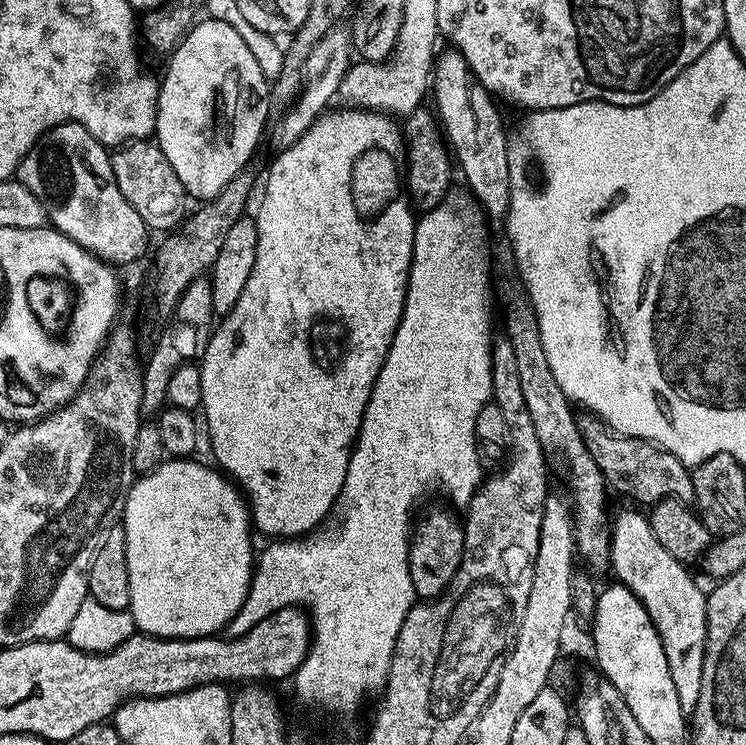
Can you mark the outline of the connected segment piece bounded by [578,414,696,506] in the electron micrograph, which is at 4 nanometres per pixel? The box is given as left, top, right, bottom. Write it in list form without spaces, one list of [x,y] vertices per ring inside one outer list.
[[[584,414],[578,420],[580,433],[598,466],[602,470],[609,489],[629,496],[637,505],[651,506],[660,500],[695,501],[694,482],[689,468],[665,448],[659,448],[651,440],[637,436],[624,436],[608,427],[599,416]]]

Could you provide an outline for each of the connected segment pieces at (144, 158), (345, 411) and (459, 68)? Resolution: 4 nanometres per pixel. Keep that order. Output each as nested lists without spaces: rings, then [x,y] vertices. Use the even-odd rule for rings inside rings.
[[[129,140],[128,143],[119,145],[111,153],[114,178],[118,182],[118,190],[142,214],[142,218],[148,223],[149,229],[160,231],[160,234],[168,234],[180,227],[189,215],[190,197],[186,186],[174,174],[174,166],[166,162],[166,154],[154,142],[148,140]]]
[[[347,106],[339,110],[341,112],[325,111],[310,126],[310,130],[306,130],[306,134],[294,142],[294,146],[275,153],[276,161],[268,168],[268,181],[264,184],[260,209],[254,212],[258,226],[258,258],[254,258],[254,270],[250,270],[242,298],[238,298],[234,310],[230,310],[215,325],[204,355],[198,361],[202,374],[202,413],[208,423],[206,440],[212,443],[211,459],[244,493],[255,531],[265,532],[268,538],[303,538],[315,533],[323,525],[320,523],[327,518],[328,511],[337,507],[374,382],[386,362],[386,354],[394,342],[394,334],[404,313],[408,275],[414,254],[417,217],[408,203],[401,165],[396,165],[396,160],[403,161],[406,156],[401,125],[391,115],[382,112]]]
[[[441,51],[434,61],[434,71],[430,81],[434,96],[436,92],[434,110],[443,127],[444,135],[454,151],[454,158],[458,163],[459,171],[460,168],[464,171],[464,180],[468,183],[469,188],[467,188],[467,191],[471,193],[476,203],[480,205],[489,221],[503,221],[508,215],[510,190],[512,189],[512,183],[510,182],[510,162],[512,157],[510,155],[510,147],[508,148],[508,136],[504,133],[504,120],[500,117],[499,110],[496,109],[497,101],[492,93],[487,92],[478,82],[474,70],[470,70],[466,58],[462,58],[462,54],[458,51],[447,51]]]

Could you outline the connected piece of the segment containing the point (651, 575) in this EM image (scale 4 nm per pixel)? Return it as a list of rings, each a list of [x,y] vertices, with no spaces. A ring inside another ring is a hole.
[[[635,507],[615,513],[612,526],[612,555],[610,568],[616,571],[615,579],[625,584],[646,606],[652,624],[662,638],[662,650],[666,650],[666,662],[670,662],[670,678],[678,690],[678,702],[685,714],[696,710],[698,694],[702,692],[702,666],[706,662],[706,606],[705,589],[696,585],[688,573],[689,565],[674,558],[650,526],[647,515]]]

